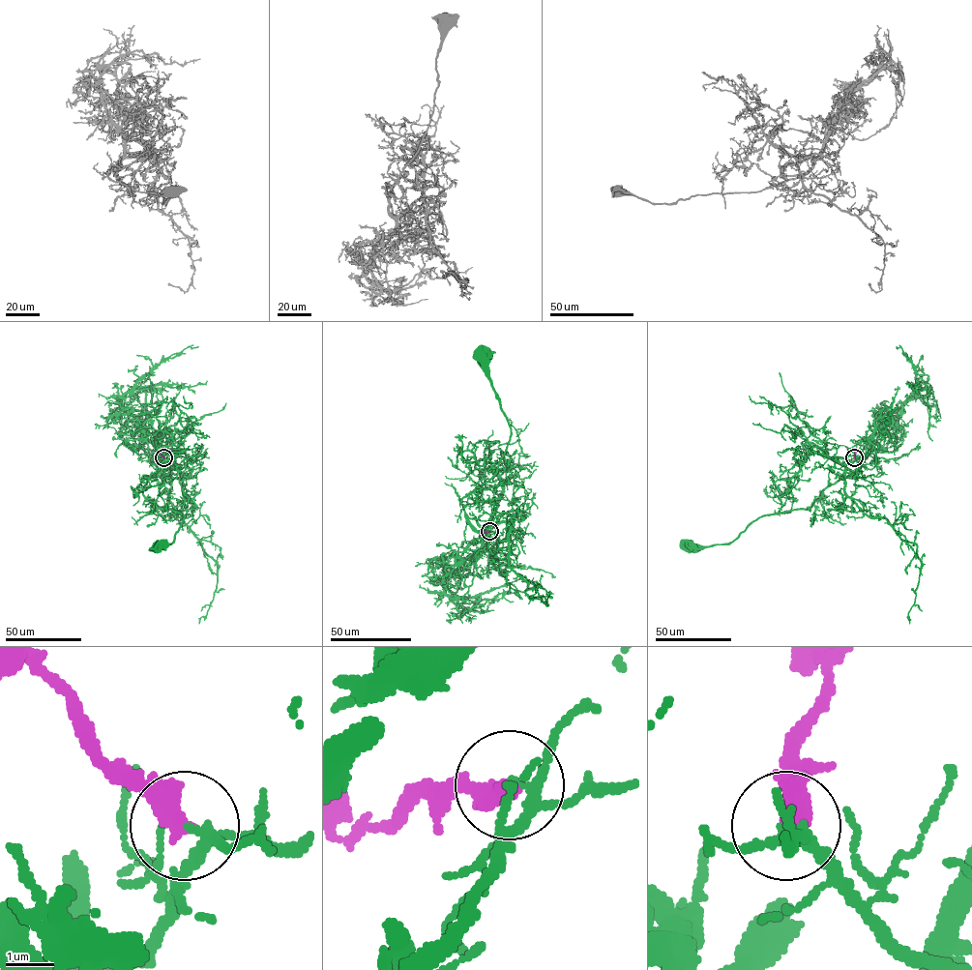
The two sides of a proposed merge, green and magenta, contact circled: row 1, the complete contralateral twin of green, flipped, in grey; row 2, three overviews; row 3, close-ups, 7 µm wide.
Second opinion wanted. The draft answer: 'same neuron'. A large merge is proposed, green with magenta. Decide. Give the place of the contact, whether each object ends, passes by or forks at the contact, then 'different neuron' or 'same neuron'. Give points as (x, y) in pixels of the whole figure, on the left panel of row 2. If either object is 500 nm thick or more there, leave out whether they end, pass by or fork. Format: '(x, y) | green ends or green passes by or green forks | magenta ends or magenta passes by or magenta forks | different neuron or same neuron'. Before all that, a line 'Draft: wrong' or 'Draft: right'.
Draft: right
(163, 457) | green forks | magenta passes by | same neuron

